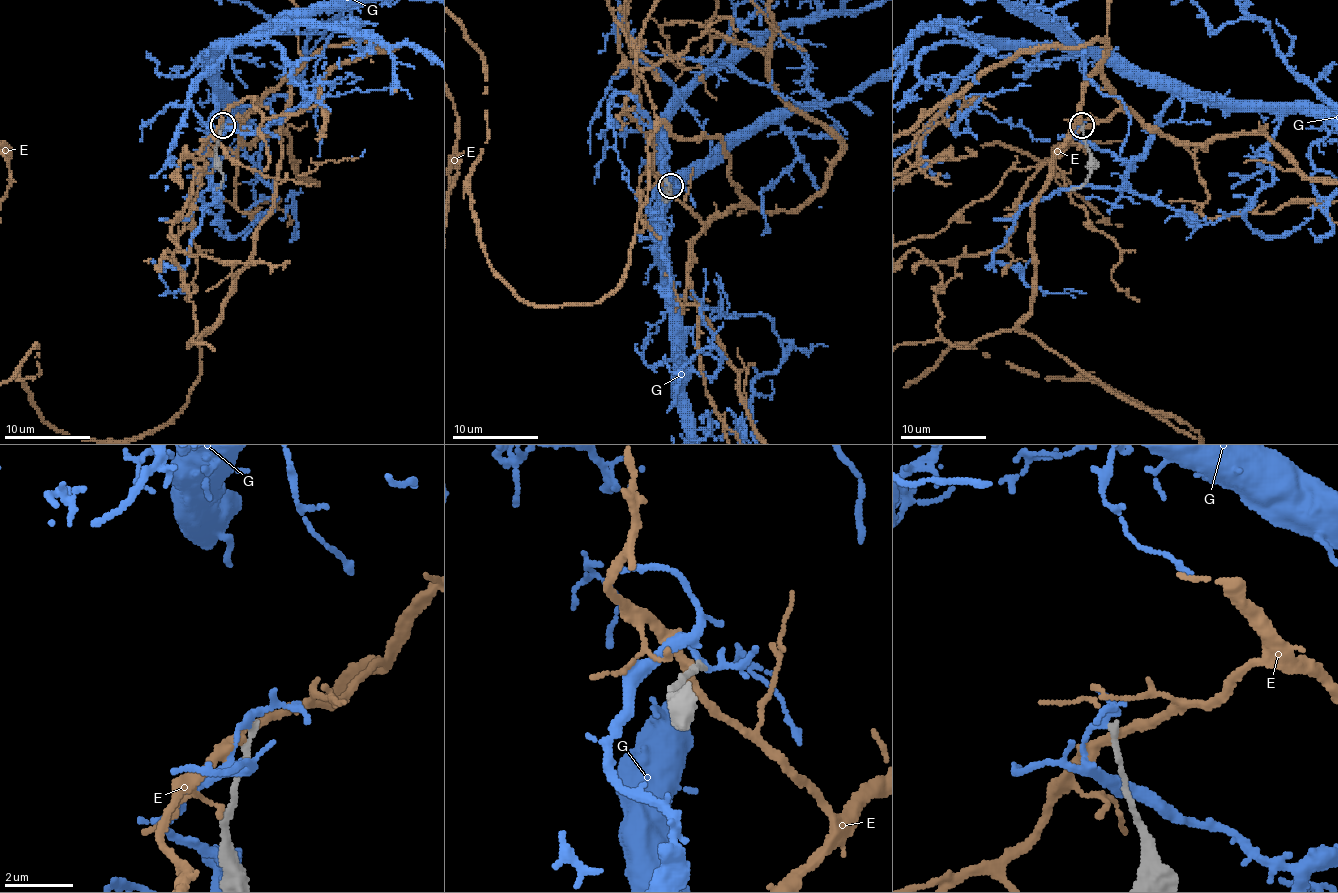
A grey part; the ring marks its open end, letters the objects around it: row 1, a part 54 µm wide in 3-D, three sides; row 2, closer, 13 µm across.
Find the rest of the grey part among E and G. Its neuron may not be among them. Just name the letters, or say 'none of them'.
none of them

